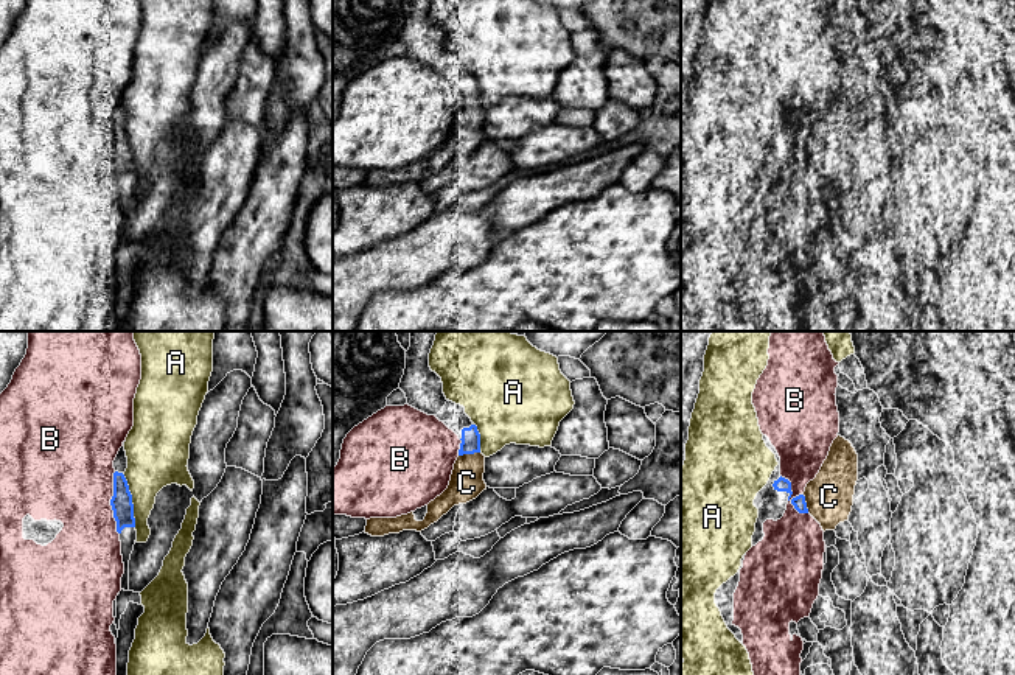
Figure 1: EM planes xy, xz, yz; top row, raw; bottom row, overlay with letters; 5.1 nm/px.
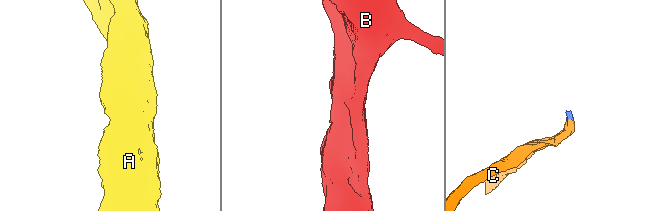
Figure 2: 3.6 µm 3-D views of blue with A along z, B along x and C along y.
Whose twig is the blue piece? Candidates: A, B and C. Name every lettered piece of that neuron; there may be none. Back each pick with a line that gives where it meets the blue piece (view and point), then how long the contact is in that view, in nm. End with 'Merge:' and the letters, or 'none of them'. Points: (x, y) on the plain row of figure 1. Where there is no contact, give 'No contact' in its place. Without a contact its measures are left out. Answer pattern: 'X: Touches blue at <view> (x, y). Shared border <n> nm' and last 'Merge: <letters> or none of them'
C: Touches blue at xz (468, 104). Shared border 110 nm
Merge: C

